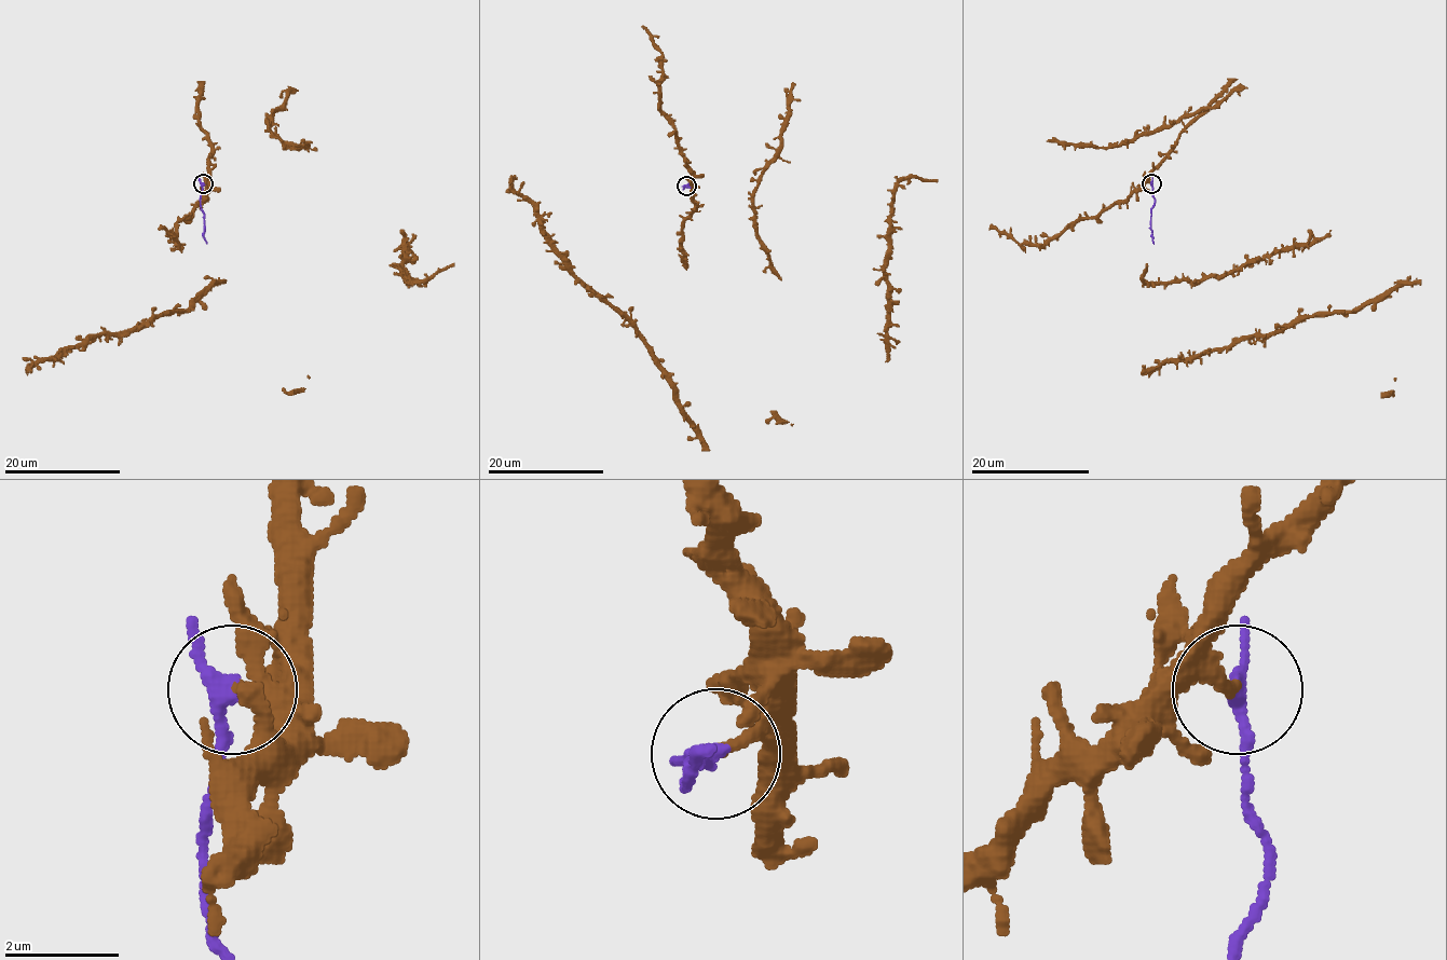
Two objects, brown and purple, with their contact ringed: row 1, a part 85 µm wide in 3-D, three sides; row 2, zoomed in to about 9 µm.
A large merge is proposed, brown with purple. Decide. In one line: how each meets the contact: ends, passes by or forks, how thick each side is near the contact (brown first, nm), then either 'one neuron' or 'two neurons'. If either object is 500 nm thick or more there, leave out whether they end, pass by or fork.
brown ends; purple passes by; calibres 220 and 240 nm; two neurons

